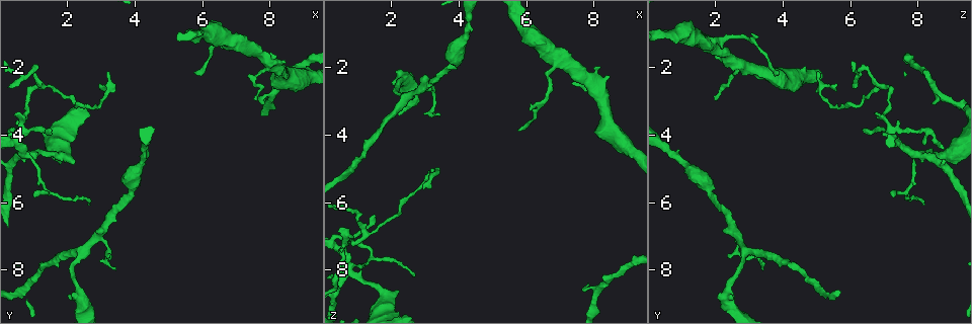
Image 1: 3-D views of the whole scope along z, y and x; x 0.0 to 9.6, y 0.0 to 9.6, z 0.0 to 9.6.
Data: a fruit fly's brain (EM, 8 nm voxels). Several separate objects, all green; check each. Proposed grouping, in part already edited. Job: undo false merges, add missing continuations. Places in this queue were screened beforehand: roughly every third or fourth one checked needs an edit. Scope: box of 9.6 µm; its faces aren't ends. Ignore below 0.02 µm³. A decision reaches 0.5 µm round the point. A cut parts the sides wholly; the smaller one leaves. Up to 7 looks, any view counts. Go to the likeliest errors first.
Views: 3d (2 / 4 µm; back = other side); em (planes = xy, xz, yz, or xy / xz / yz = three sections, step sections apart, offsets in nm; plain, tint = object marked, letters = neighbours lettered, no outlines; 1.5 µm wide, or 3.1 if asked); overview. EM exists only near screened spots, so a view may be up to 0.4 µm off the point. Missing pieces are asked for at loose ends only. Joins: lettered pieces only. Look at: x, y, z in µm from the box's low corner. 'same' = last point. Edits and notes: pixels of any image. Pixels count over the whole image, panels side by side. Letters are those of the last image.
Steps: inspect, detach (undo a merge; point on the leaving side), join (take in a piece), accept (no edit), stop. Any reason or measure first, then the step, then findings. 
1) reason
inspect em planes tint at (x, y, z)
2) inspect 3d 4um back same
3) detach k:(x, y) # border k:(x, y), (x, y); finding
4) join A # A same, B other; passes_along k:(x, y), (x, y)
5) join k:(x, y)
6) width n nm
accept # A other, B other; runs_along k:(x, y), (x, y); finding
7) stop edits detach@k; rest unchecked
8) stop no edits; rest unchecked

branch stops here
inspect 3d 2um at (1.55, 3.90, 6.30)

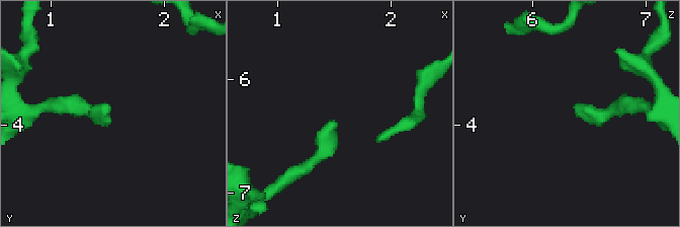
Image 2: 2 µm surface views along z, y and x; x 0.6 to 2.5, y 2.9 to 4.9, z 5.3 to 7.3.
need the tissue
inspect em planes letters at (1.50, 3.86, 6.36)

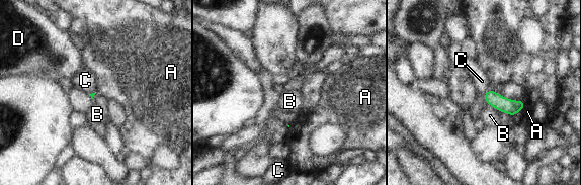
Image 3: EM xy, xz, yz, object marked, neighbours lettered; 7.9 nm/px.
accept # A other, B other, C other, D other; border 3:(487, 104), (499, 112); no lettered piece goes on from it

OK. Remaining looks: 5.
two arms in line, one across
inspect 3d 4um at (6.95, 1.25, 1.80)

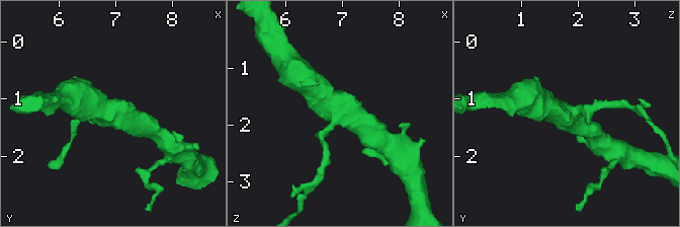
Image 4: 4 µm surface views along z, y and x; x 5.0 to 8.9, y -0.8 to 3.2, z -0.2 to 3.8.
shape alone is not enough
inspect em planes letters at (6.90, 1.30, 1.70)

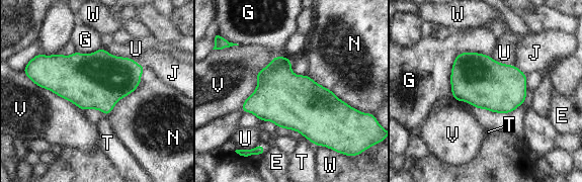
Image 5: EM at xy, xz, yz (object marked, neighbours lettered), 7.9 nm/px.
longest_contact V 600 nm
accept # E other, G other, J other, N other, T other, U other, V other, W other; border 5:(22, 70), (82, 111); continuous, no second neuron

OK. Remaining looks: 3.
sharp bend
inspect em planes letters at (1.05, 2.00, 6.35)

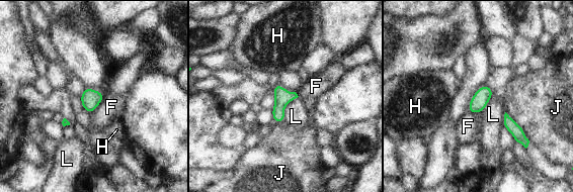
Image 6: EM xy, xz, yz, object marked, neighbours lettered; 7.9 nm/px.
width 130 nm
accept # F other, H other, J other, L other; border 6:(298, 96), (284, 107), (283, 121); one neuron here

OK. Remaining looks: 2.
stop no edits; rest unchecked

